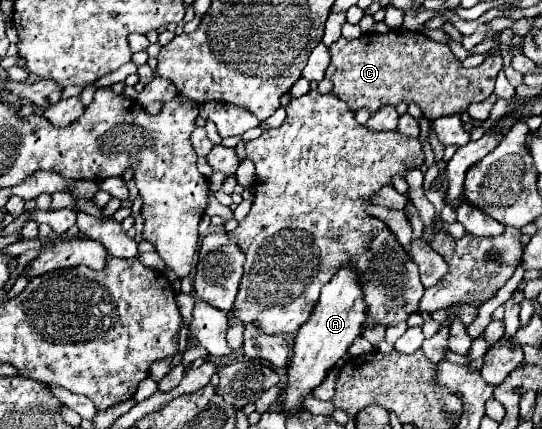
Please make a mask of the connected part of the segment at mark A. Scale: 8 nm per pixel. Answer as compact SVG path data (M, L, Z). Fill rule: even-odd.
M341 267L333 275L333 279L321 289L321 297L319 297L311 317L297 331L293 359L287 369L289 381L285 387L285 401L283 401L285 413L303 409L303 405L301 405L303 397L309 395L315 387L319 387L323 383L323 379L327 377L329 369L347 353L347 349L353 345L353 341L361 335L365 319L367 319L367 305L363 299L359 275L355 273L353 267Z

